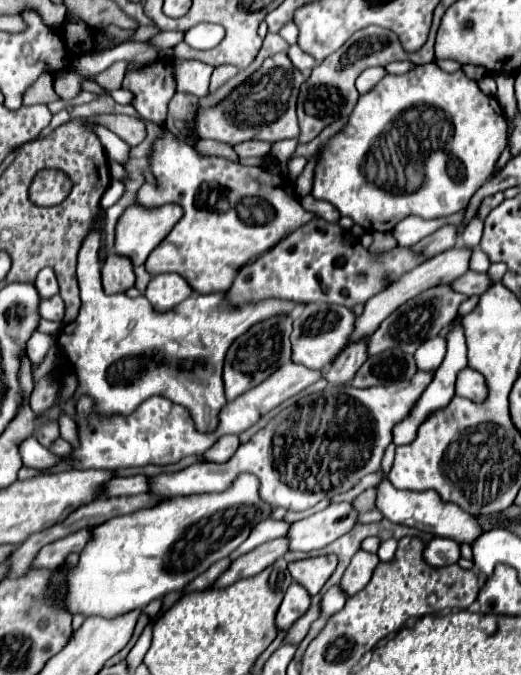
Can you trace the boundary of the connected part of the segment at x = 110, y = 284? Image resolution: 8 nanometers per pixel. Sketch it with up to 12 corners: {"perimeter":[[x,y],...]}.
{"perimeter":[[108,253],[104,291],[126,293],[134,285],[130,259]]}

